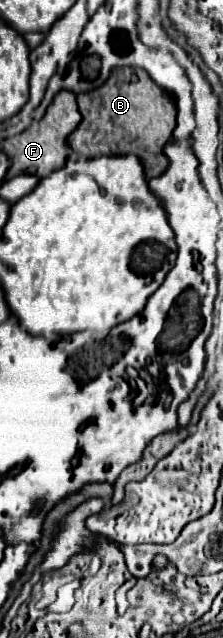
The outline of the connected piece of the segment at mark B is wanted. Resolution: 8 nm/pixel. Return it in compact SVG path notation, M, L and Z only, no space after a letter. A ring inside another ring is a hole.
M121 66L111 70L107 82L91 92L77 96L81 124L69 136L73 154L93 158L97 154L135 154L145 166L147 180L157 178L169 166L163 146L171 140L175 128L175 100L159 88L143 68Z

